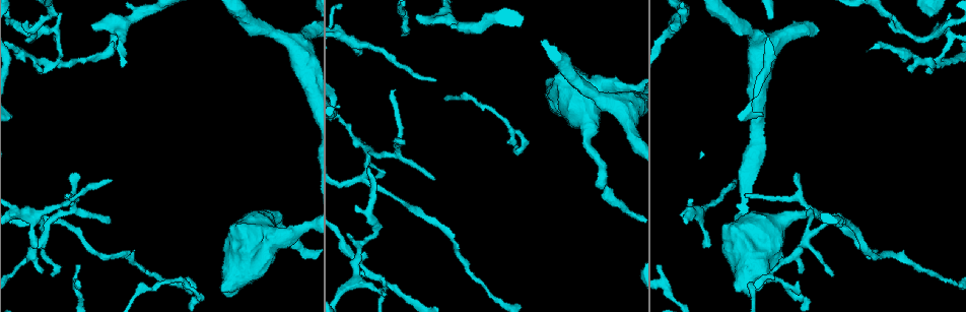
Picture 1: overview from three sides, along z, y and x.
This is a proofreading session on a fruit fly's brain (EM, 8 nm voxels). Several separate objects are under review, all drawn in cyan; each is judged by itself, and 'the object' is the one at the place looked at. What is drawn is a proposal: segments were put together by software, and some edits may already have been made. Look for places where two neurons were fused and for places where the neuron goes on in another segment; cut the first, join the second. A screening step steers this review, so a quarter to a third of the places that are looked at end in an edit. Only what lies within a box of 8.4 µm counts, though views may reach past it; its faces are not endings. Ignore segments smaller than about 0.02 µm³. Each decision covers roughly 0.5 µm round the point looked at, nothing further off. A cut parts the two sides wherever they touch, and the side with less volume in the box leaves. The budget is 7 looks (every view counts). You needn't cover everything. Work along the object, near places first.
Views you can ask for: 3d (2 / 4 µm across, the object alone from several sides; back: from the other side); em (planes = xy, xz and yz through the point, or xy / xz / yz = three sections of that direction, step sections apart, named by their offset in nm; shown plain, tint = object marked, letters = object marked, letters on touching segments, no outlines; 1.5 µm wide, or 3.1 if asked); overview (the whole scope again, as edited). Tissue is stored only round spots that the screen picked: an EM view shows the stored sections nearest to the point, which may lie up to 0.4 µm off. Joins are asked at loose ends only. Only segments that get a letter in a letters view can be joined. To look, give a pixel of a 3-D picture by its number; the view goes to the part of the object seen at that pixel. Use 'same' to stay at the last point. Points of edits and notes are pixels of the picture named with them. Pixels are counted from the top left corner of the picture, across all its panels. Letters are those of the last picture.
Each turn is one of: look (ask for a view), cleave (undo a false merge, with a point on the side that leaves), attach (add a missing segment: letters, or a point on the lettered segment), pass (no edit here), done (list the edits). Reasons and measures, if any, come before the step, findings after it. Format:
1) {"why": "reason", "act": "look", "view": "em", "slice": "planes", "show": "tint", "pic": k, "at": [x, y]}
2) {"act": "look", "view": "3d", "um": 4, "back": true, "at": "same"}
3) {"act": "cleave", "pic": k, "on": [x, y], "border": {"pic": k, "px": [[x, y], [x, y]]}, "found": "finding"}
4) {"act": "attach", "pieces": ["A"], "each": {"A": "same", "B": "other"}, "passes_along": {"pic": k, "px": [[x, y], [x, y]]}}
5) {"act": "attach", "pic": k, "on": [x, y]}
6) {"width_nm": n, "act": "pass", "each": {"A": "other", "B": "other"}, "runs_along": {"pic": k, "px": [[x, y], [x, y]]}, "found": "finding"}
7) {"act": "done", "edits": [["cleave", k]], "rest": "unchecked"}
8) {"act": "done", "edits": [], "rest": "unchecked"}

{"why": "an open end", "act": "look", "view": "em", "slice": "yz", "step": 4, "show": "tint", "pic": 1, "at": [37, 247]}

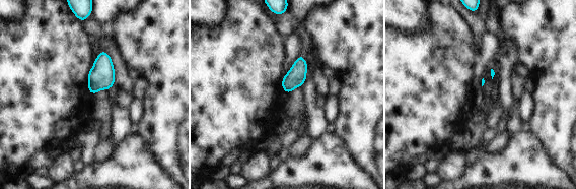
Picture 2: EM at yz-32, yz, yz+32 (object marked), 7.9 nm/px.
{"why": "another direction", "act": "look", "view": "em", "slice": "planes", "show": "letters", "at": "same"}

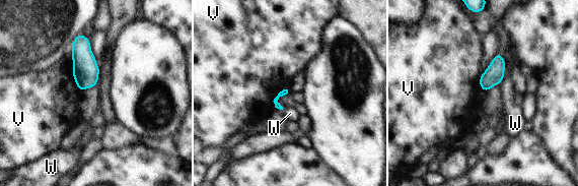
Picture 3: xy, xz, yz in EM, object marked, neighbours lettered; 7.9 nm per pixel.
{"act": "pass", "each": {"V": "other", "W": "other"}, "border": {"pic": 3, "px": [[71, 70], [75, 84], [79, 89]]}, "found": "no lettered segment goes on from it"}

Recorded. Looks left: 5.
{"why": "branch point", "act": "look", "view": "3d", "um": 2, "pic": 1, "at": [55, 64]}

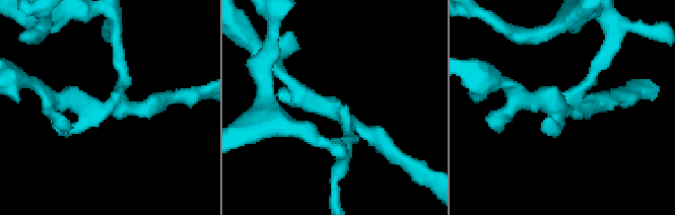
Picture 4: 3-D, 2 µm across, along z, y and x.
{"arms": 3, "act": "look", "view": "em", "slice": "planes", "show": "plain", "pic": 4, "at": [326, 108]}

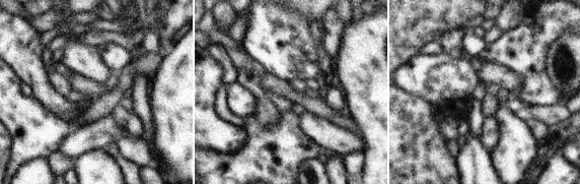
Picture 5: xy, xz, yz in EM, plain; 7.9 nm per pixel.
{"act": "look", "view": "em", "slice": "planes", "show": "letters", "at": "same"}

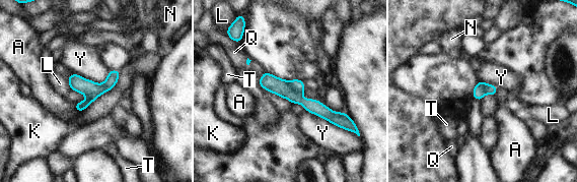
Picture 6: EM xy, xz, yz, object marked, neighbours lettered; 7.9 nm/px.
{"longest_contact_nm": ["Y", 400], "act": "cleave", "pic": 6, "on": [279, 86], "each": {"A": "other", "K": "other", "L": "other", "N": "other", "Q": "other", "T": "other", "Y": "other"}, "border": {"pic": 6, "px": [[287, 81], [292, 89], [300, 94]]}, "found": "a second neuron is stuck on"}

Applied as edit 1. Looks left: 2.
{"why": "branch stops here", "act": "look", "view": "em", "slice": "xy", "step": 8, "show": "tint", "pic": 1, "at": [418, 16]}

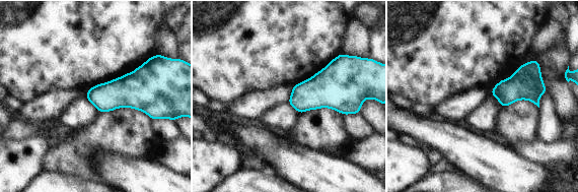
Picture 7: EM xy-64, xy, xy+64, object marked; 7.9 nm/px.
{"act": "look", "view": "em", "slice": "planes", "show": "letters", "at": "same"}

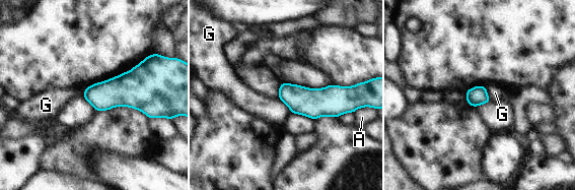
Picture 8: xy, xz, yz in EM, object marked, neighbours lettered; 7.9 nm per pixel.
{"act": "pass", "each": {"A": "other", "G": "other"}, "border": {"pic": 8, "px": [[278, 98], [291, 112]]}, "found": "none of them fits"}

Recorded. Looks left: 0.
{"act": "done", "edits": [["cleave", 6]], "rest": "unchecked"}

